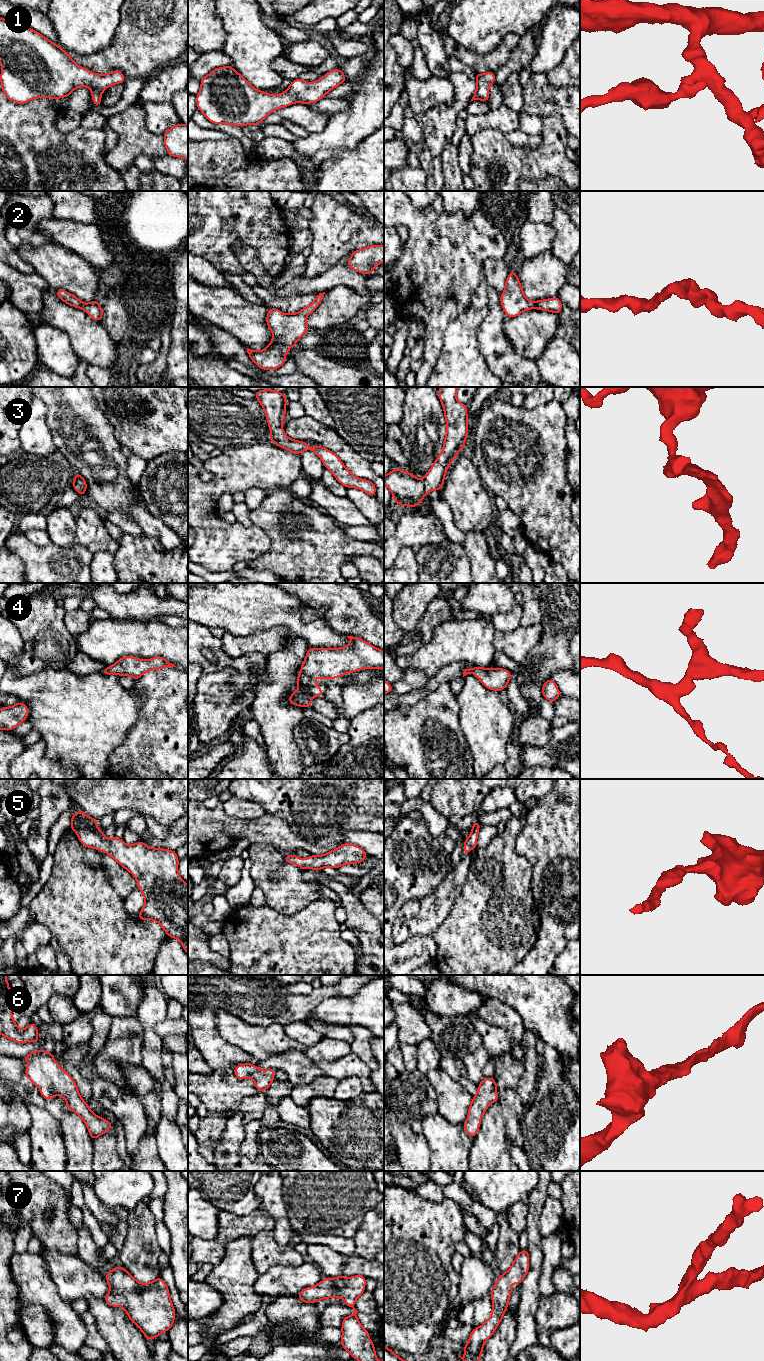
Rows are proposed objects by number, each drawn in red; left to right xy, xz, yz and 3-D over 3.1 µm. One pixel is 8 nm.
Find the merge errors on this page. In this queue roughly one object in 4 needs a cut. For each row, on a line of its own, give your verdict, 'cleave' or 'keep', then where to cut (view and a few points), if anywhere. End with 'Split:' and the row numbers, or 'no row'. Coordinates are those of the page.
1: keep; cut none
2: keep; cut none
3: keep; cut none
4: keep; cut none
5: keep; cut none
6: keep; cut none
7: keep; cut none
Split: no row

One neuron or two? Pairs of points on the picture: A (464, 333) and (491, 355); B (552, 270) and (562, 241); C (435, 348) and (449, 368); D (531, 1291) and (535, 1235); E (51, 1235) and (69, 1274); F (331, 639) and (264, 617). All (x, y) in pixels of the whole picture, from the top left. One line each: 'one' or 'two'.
A: two
B: two
C: two
D: one
E: two
F: one

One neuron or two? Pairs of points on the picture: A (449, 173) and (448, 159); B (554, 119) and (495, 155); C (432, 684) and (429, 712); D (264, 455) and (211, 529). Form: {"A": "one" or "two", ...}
{"A": "one", "B": "one", "C": "two", "D": "one"}

